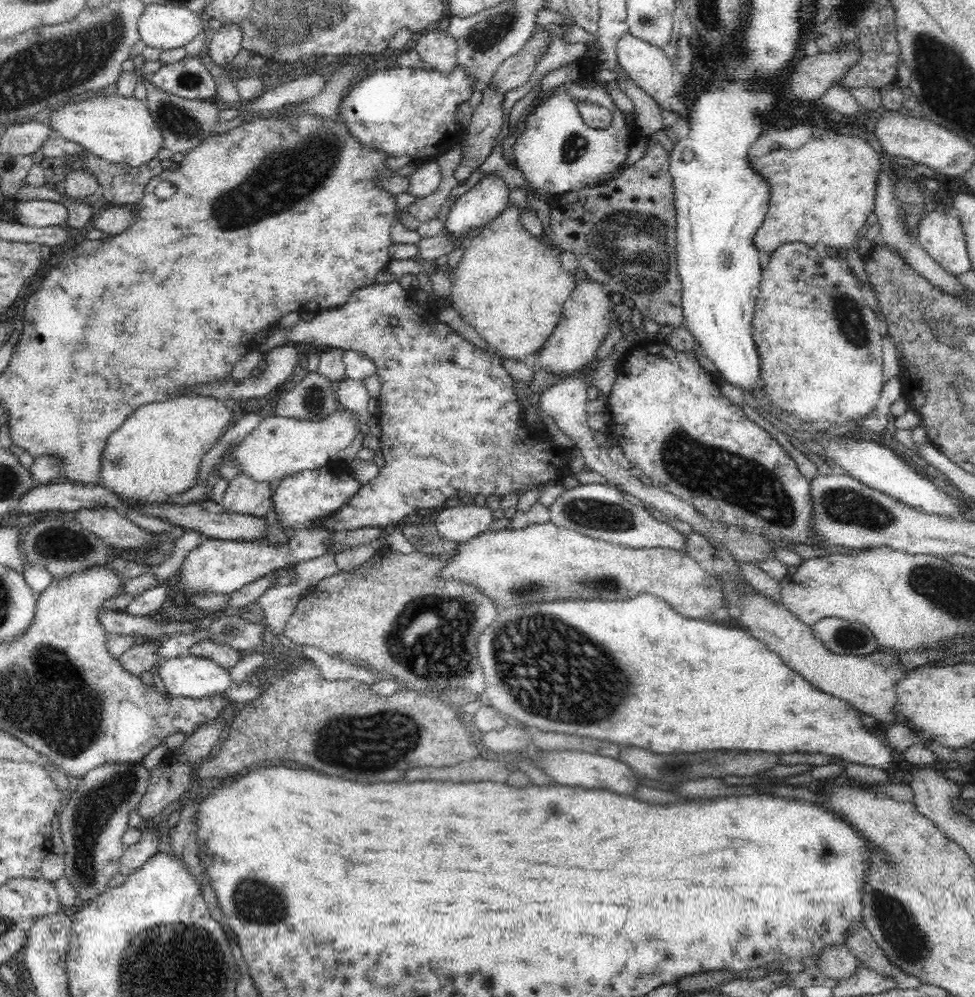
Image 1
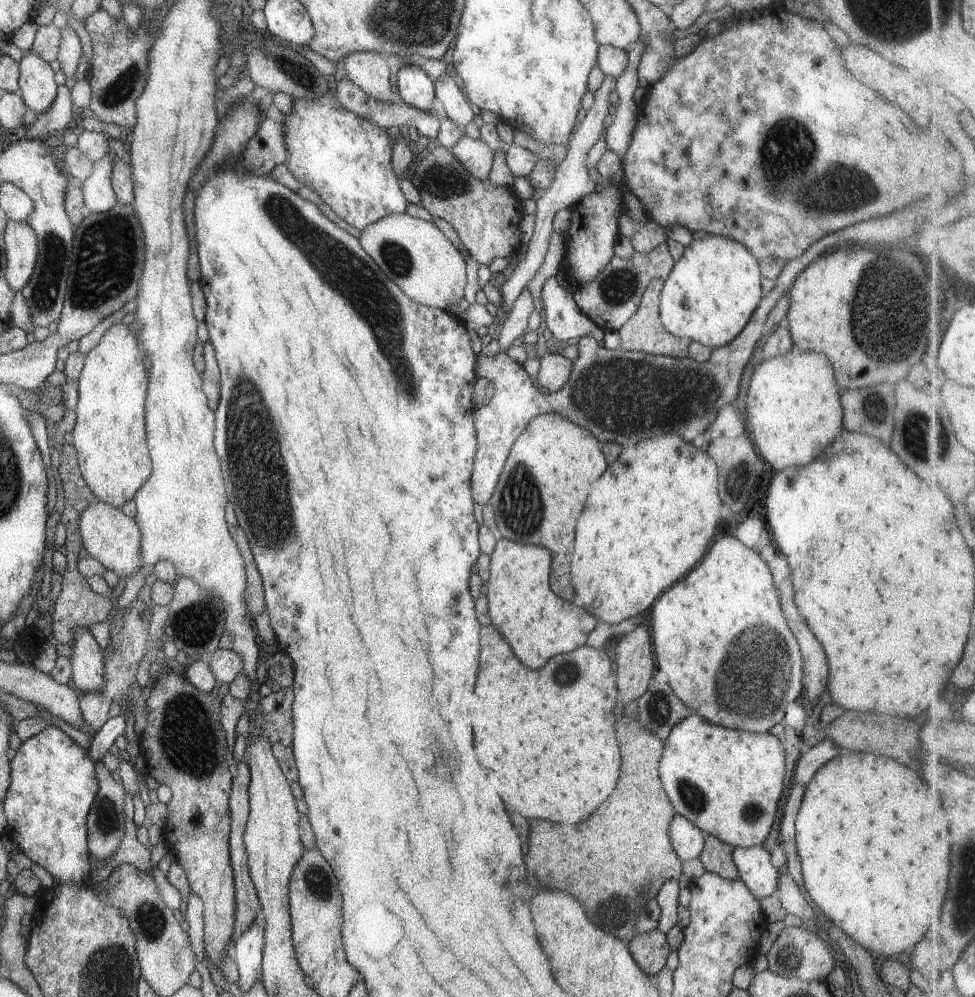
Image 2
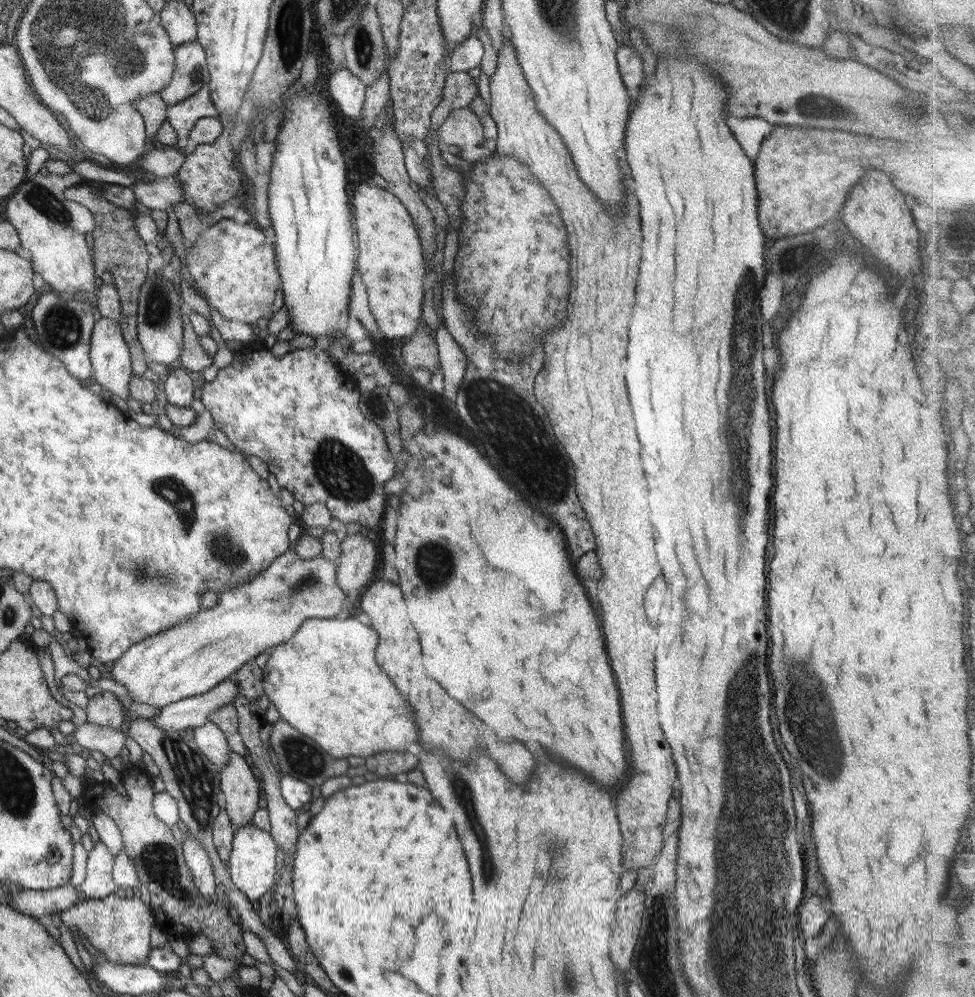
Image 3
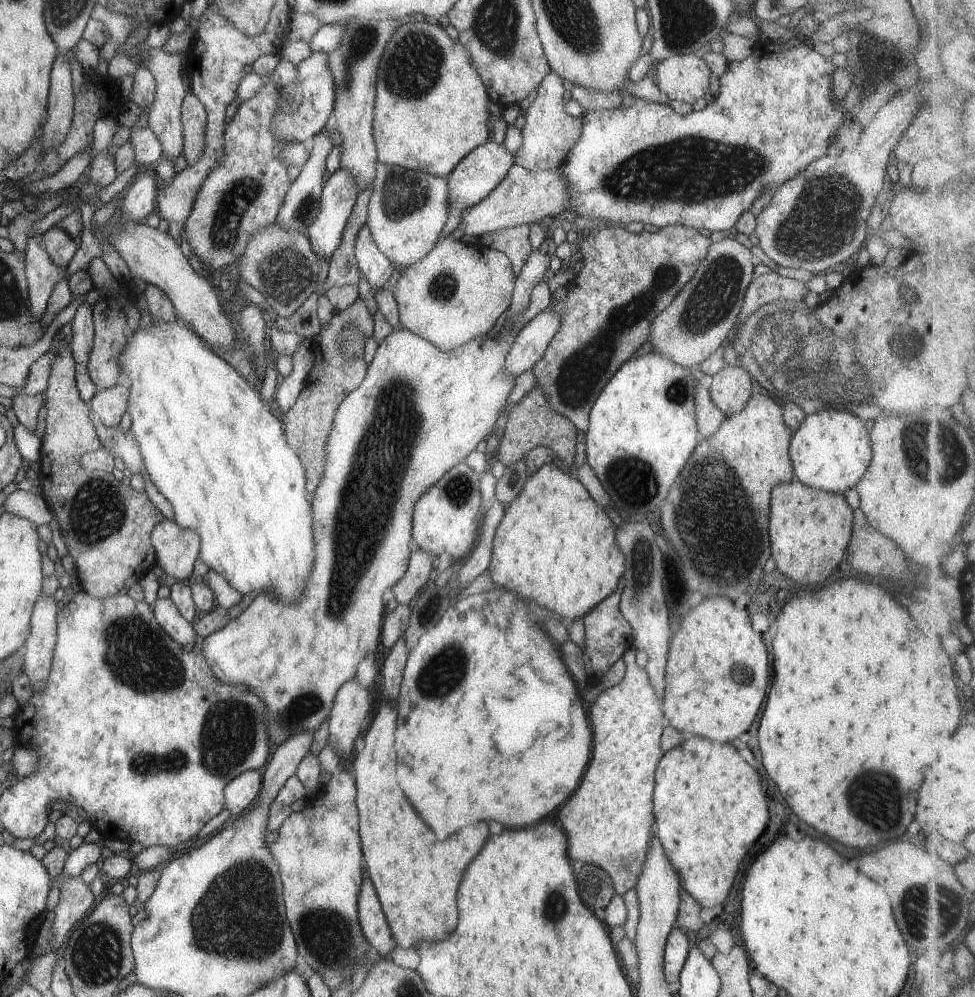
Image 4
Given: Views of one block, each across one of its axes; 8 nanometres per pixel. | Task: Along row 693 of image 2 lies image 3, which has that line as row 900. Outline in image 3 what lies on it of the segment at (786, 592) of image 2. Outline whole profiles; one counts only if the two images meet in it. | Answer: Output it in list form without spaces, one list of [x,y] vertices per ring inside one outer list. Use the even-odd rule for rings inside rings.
[[[808,894],[807,898],[803,900],[803,904],[799,907],[799,910],[797,910],[797,914],[799,914],[799,928],[801,934],[803,934],[803,938],[805,938],[805,956],[807,956],[807,960],[811,960],[812,966],[813,960],[817,959],[817,954],[819,954],[816,940],[819,932],[821,932],[821,928],[823,928],[823,924],[827,922],[827,913],[821,908],[820,897]]]

